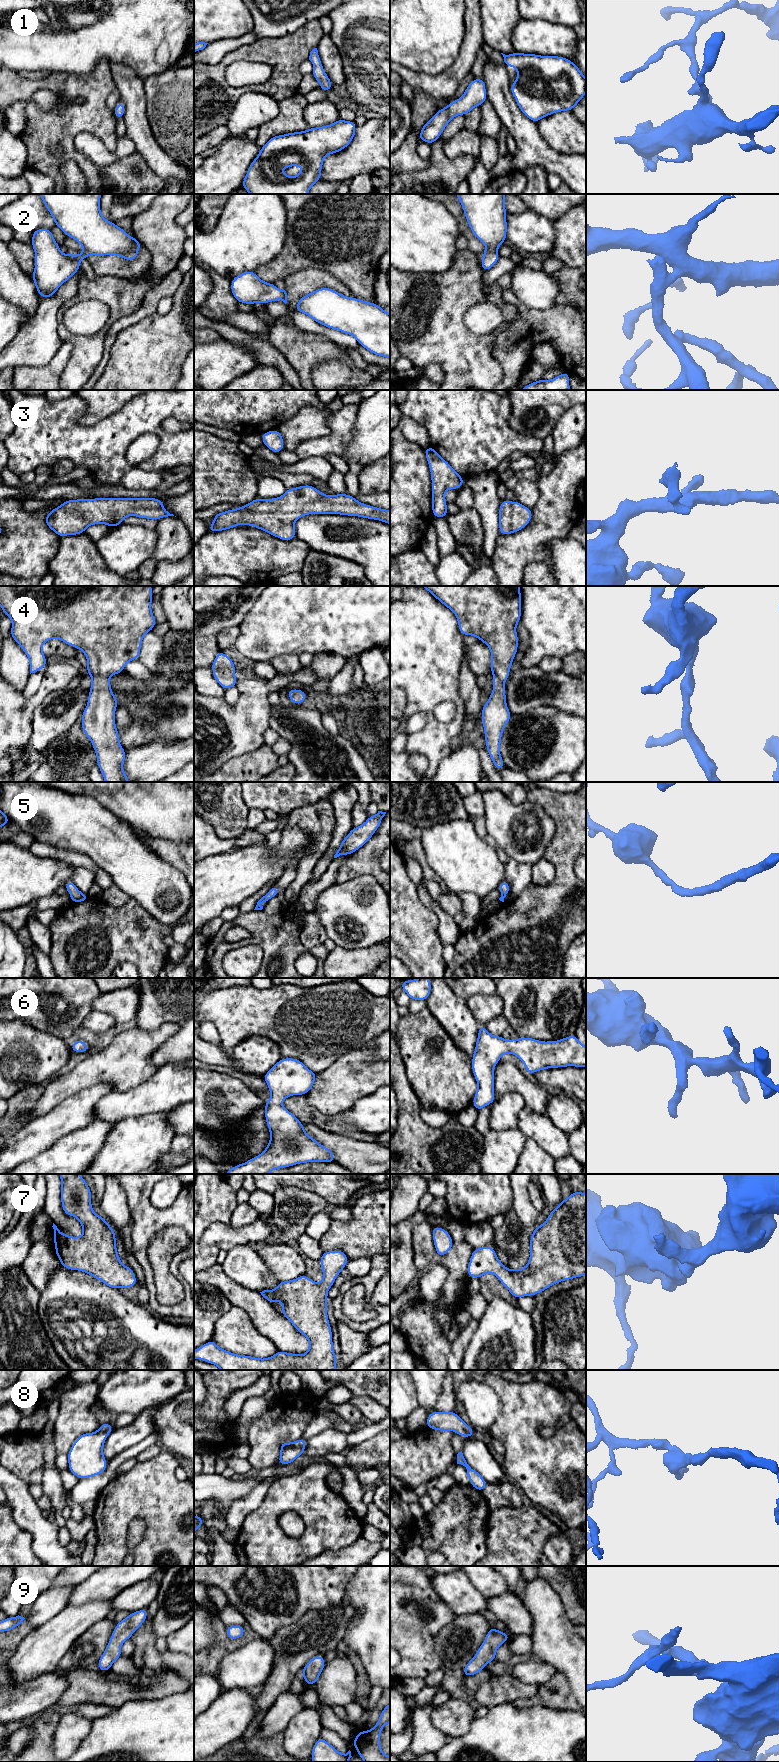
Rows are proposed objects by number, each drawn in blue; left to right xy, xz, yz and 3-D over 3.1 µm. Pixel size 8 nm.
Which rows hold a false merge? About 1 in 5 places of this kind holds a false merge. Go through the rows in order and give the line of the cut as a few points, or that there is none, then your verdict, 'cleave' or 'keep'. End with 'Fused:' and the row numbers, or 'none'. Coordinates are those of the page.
1: no cut; keep
2: no cut; keep
3: no cut; keep
4: no cut; keep
5: no cut; keep
6: no cut; keep
7: no cut; keep
8: no cut; keep
9: no cut; keep
Fused: none

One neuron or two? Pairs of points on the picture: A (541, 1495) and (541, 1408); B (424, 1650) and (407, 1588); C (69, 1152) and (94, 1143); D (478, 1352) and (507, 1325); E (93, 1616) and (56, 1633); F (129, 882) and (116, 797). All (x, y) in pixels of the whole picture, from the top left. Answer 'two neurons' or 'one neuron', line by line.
A: one neuron
B: one neuron
C: one neuron
D: one neuron
E: one neuron
F: two neurons

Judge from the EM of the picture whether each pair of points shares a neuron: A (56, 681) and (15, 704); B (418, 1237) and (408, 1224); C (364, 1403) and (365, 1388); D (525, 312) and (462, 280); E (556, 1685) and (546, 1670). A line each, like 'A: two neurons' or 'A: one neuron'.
A: one neuron
B: two neurons
C: two neurons
D: two neurons
E: two neurons

